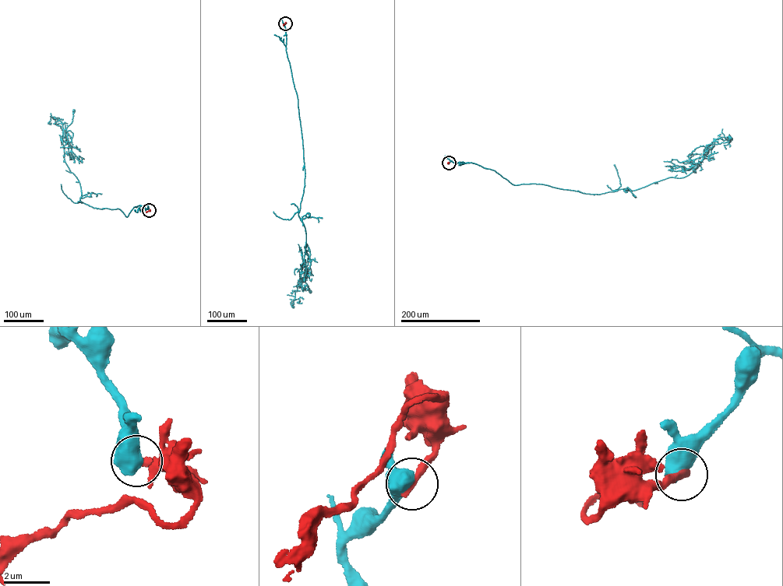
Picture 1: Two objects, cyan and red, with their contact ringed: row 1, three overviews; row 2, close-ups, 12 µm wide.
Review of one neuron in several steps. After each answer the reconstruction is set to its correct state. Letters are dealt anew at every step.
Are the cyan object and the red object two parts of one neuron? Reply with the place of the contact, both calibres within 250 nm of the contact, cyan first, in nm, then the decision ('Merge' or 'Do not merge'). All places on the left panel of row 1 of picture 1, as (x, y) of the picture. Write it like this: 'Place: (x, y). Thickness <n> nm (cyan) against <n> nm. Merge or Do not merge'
Place: (149, 210). Thickness 750 nm (cyan) against 400 nm. Do not merge

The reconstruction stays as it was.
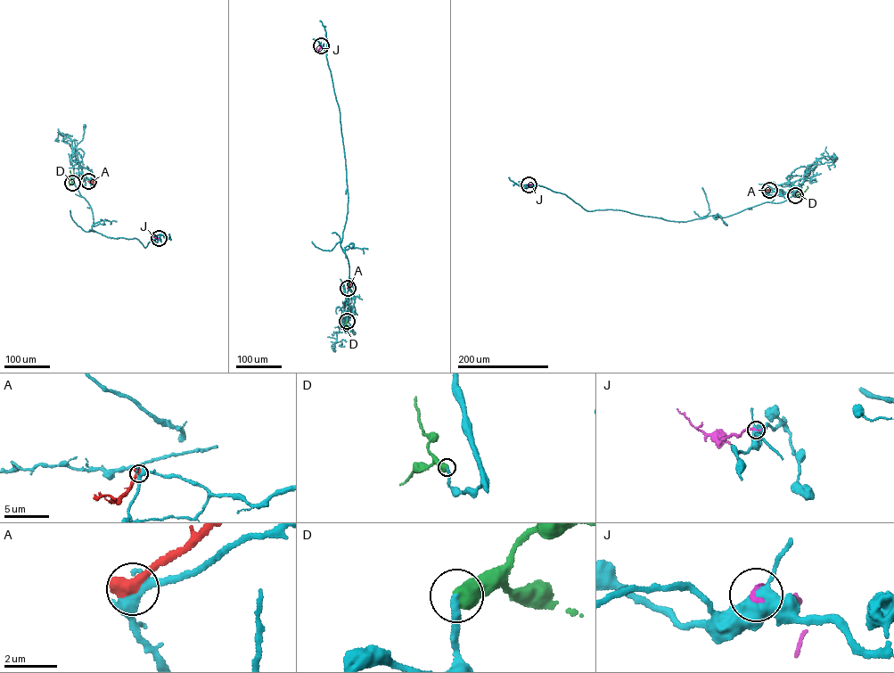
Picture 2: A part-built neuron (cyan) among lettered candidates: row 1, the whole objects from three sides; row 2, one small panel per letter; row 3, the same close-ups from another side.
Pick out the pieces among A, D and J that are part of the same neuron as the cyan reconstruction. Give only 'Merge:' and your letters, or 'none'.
Merge: D

